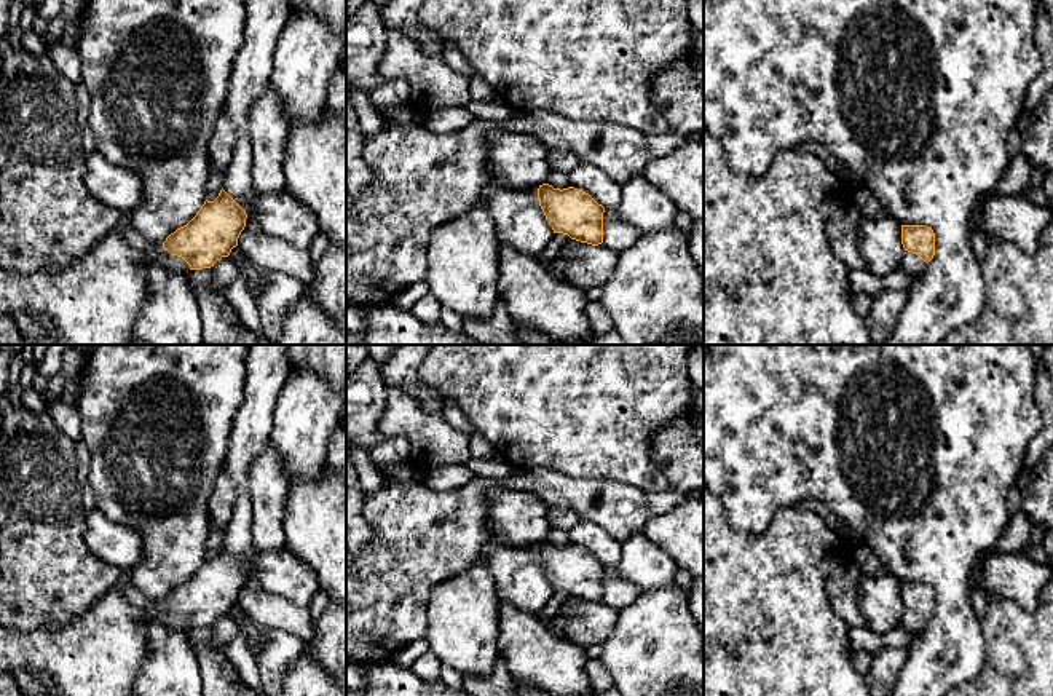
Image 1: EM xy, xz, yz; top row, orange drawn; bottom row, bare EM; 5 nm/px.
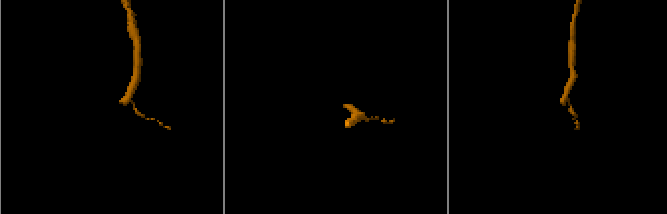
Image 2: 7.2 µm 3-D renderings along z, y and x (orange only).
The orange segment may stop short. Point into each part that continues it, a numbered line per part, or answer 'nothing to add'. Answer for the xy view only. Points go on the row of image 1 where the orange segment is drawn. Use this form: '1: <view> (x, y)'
1: xy (96, 300)

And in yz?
1: yz (911, 264)

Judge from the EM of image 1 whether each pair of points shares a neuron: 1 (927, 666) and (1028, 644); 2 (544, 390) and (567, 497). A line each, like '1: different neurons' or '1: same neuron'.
1: different neurons
2: different neurons

